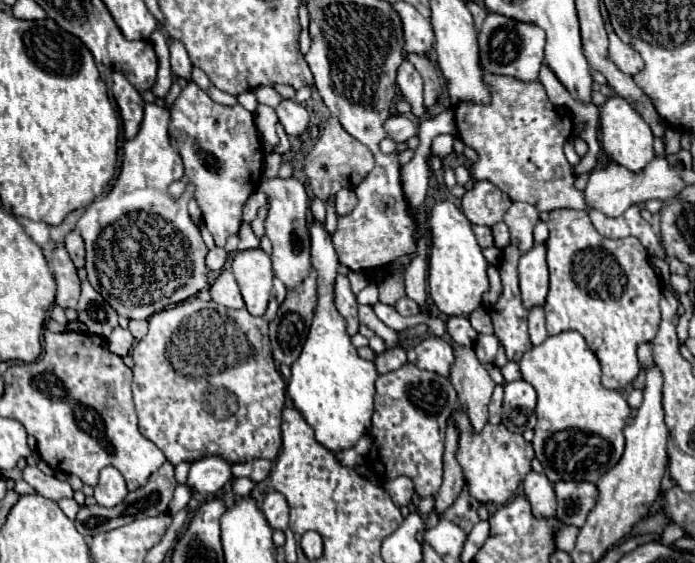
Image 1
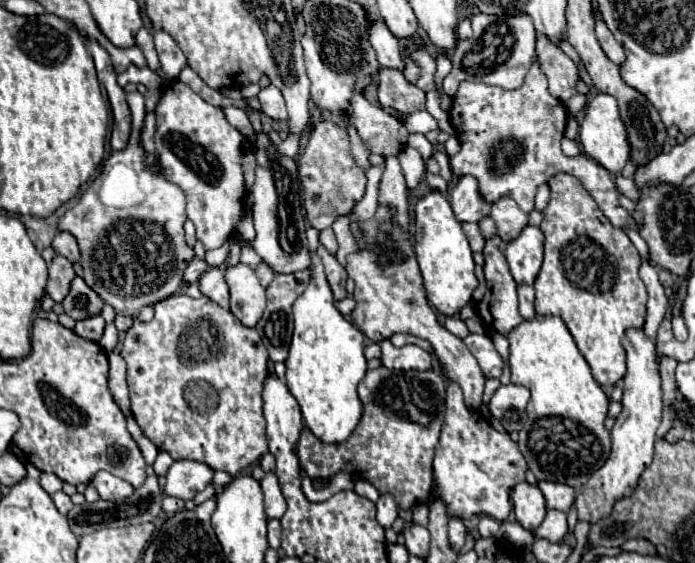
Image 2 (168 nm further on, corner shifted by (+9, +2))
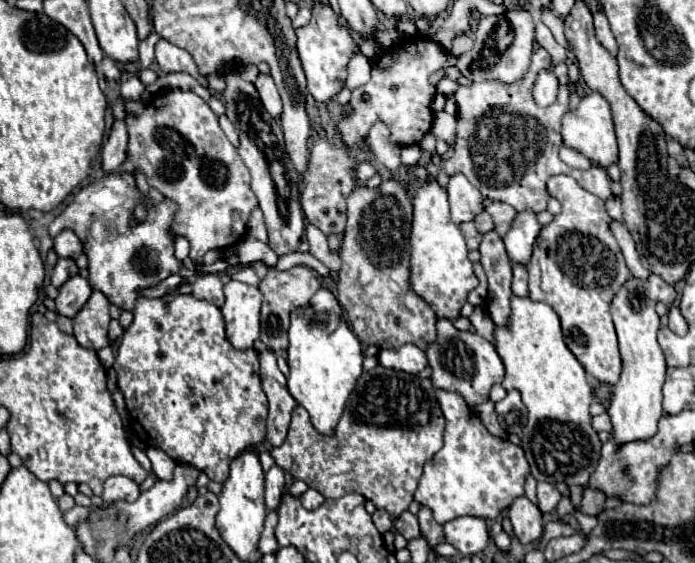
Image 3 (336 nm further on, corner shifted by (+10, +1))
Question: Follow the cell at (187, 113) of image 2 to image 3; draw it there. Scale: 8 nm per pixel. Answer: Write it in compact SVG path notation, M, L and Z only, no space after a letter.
M170 89L158 95L138 117L126 119L128 123L128 159L120 167L122 171L142 171L152 187L156 187L164 197L178 203L178 213L172 223L172 233L182 235L190 241L190 259L202 263L202 257L212 249L224 249L236 245L244 233L250 211L258 205L256 195L250 187L250 171L244 165L236 147L226 139L218 125L218 117L192 91Z

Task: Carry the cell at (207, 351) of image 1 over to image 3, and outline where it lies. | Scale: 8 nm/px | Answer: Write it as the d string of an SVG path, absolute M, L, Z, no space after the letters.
M174 291L156 299L140 297L136 301L134 321L124 331L114 363L118 389L126 399L138 439L146 447L166 451L178 463L194 465L216 483L228 479L232 459L264 441L268 413L258 375L258 351L254 347L242 351L232 347L224 327L222 311L214 303L196 299L194 295Z

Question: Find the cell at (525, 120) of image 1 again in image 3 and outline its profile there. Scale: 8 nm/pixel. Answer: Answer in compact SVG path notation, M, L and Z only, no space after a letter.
M536 49L532 55L530 71L522 81L512 85L496 81L462 85L454 95L458 103L458 137L454 155L444 161L444 171L448 175L464 173L466 179L480 189L486 203L504 201L520 213L540 213L546 209L546 201L550 197L546 191L546 181L558 173L572 175L586 191L594 193L602 201L612 197L612 181L604 167L592 165L588 171L580 171L568 167L558 157L558 149L562 145L560 121L568 111L568 89L562 85L558 99L550 107L540 107L532 97L532 87L538 73L550 65L548 51Z

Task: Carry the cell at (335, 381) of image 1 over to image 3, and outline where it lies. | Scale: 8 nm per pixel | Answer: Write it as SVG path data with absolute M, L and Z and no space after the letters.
M320 289L308 305L298 307L290 315L290 347L288 347L288 389L312 419L312 425L322 435L334 435L334 429L344 413L346 401L362 373L362 345L348 327L342 307L328 289Z

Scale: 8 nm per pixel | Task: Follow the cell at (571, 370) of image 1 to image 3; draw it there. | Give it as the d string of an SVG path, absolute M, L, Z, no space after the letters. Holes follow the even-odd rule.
M512 297L512 319L508 327L496 329L496 351L504 361L506 377L504 389L518 389L528 409L528 423L522 431L522 447L536 481L568 483L570 487L588 483L588 477L596 469L600 459L602 441L592 427L590 403L594 389L586 379L586 371L574 353L566 347L560 319L546 303L532 301L528 297ZM556 447L556 471L546 471L546 453Z

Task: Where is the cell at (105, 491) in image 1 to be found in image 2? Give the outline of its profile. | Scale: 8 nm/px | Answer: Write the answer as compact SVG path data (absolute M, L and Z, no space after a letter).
M103 470L93 478L91 484L97 488L103 500L111 500L111 502L121 502L121 498L129 498L129 494L133 494L135 490L129 482Z

